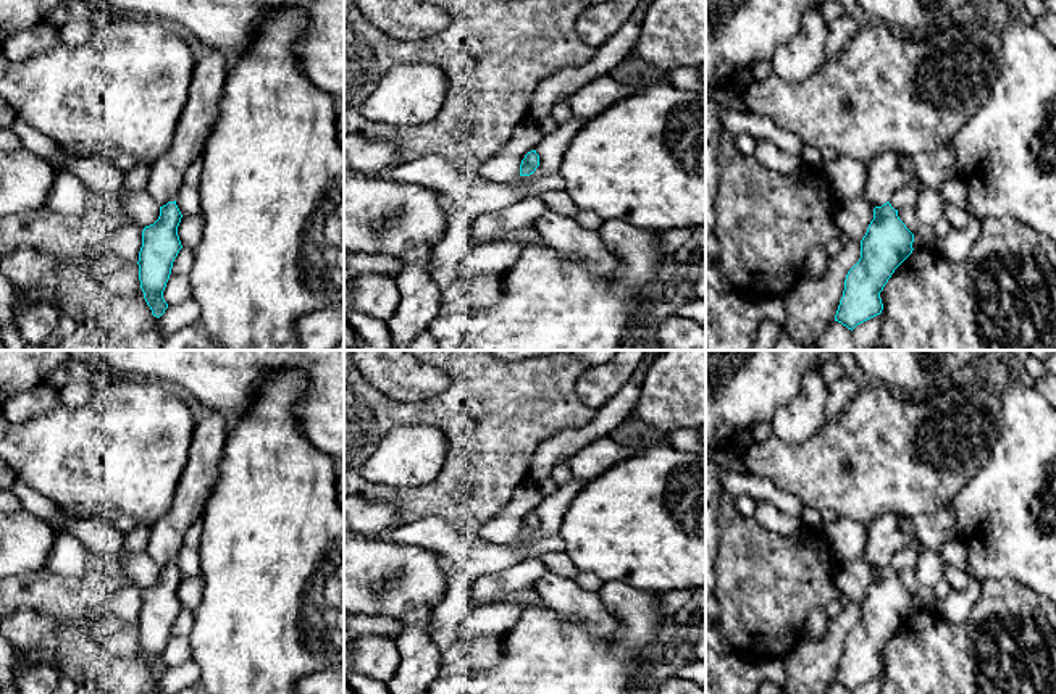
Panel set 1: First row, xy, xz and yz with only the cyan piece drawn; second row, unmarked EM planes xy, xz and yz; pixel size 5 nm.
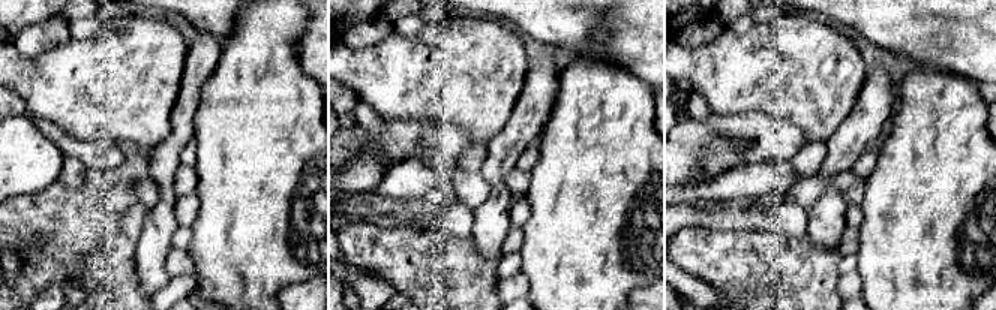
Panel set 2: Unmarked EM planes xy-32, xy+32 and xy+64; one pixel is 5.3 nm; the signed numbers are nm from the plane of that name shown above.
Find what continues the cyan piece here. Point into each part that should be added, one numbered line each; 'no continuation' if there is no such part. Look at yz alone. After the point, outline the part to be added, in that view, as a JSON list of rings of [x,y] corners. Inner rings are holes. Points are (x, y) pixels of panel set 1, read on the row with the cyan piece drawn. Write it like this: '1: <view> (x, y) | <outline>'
1: yz (885, 176) | [[[885,152],[877,155],[867,163],[867,184],[865,184],[865,199],[874,207],[882,207],[890,202],[891,195],[903,186],[922,189],[919,179],[914,179],[906,173],[899,163],[906,155],[898,152]]]

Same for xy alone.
1: xy (167, 173) | [[[208,48],[208,55],[195,61],[173,144],[150,165],[145,192],[160,207],[176,200],[191,163],[203,155],[205,137],[216,118],[226,77],[226,58],[218,48]]]

